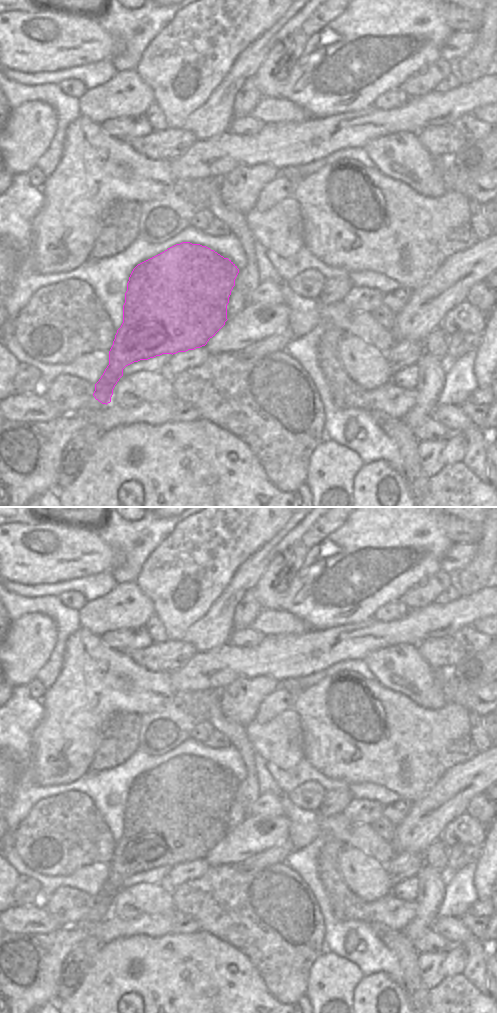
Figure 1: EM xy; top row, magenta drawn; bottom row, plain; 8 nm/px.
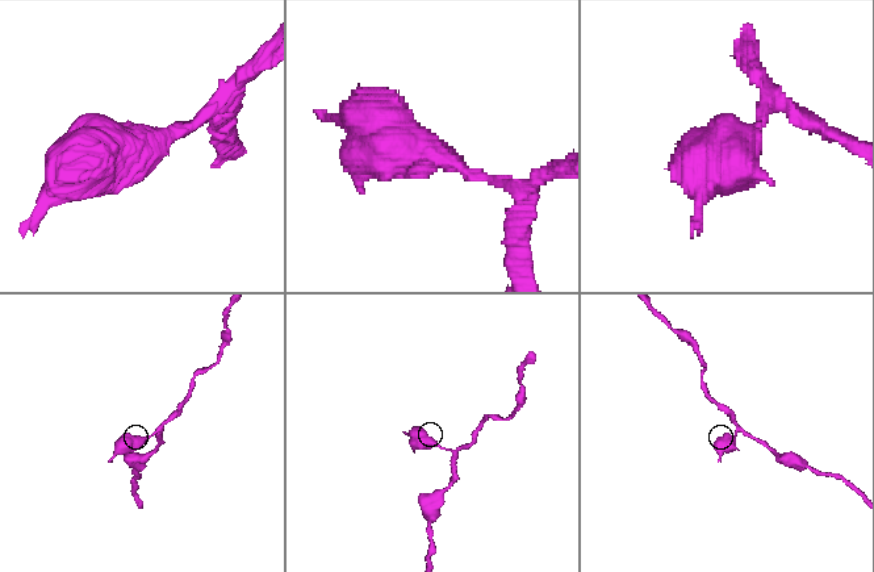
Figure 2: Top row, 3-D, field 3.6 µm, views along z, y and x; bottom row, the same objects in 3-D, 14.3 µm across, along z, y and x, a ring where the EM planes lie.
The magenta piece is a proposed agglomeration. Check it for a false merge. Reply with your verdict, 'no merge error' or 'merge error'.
merge error

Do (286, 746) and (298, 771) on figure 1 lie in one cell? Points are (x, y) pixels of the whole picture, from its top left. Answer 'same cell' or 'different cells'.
different cells

